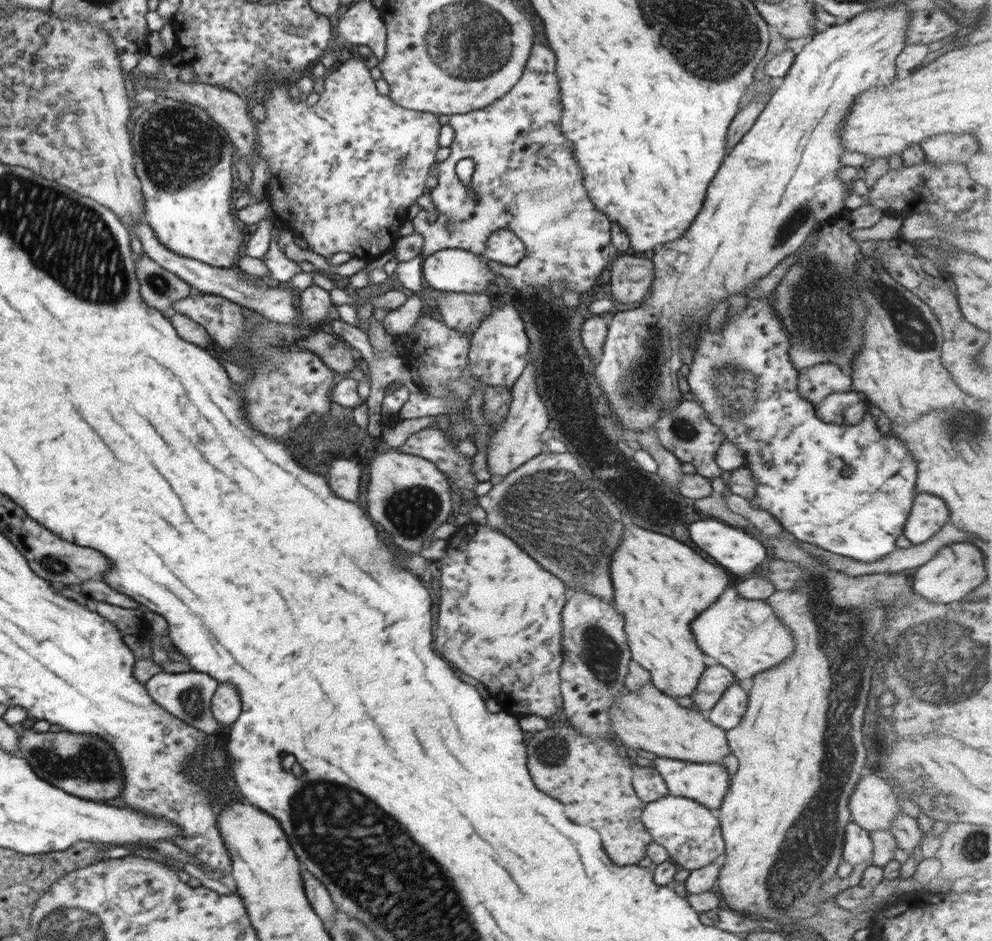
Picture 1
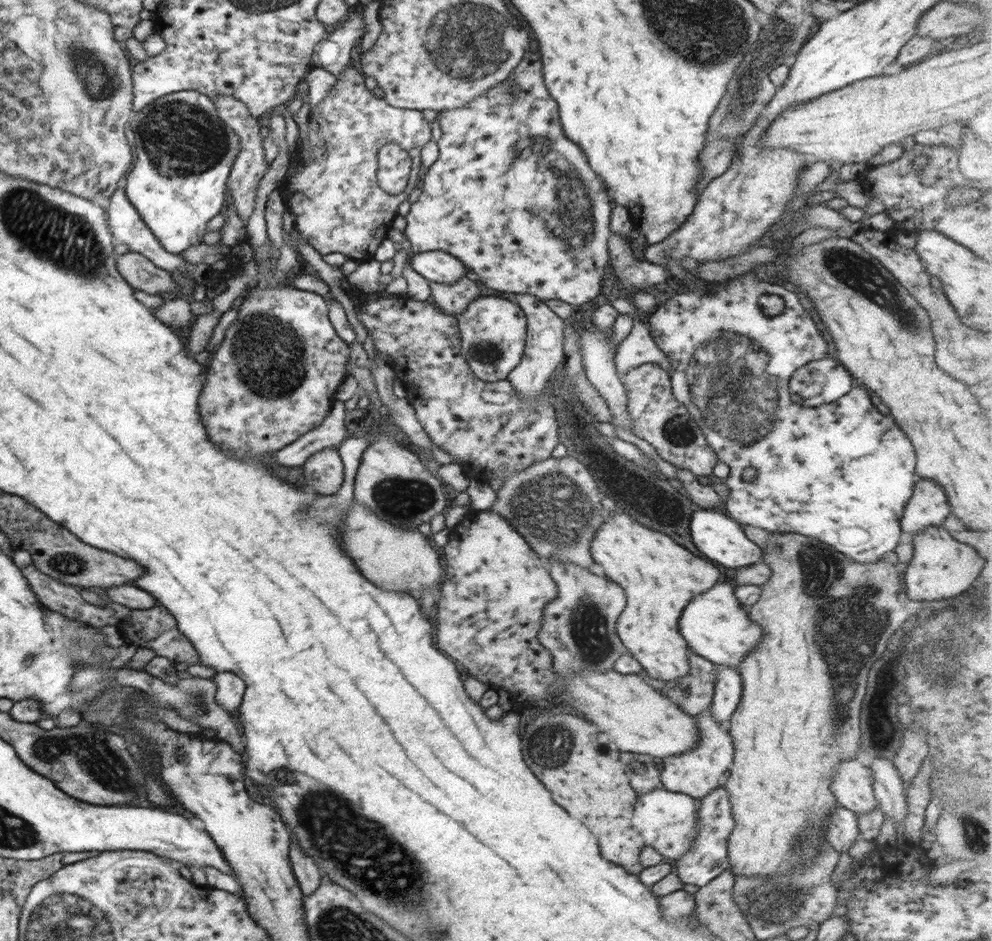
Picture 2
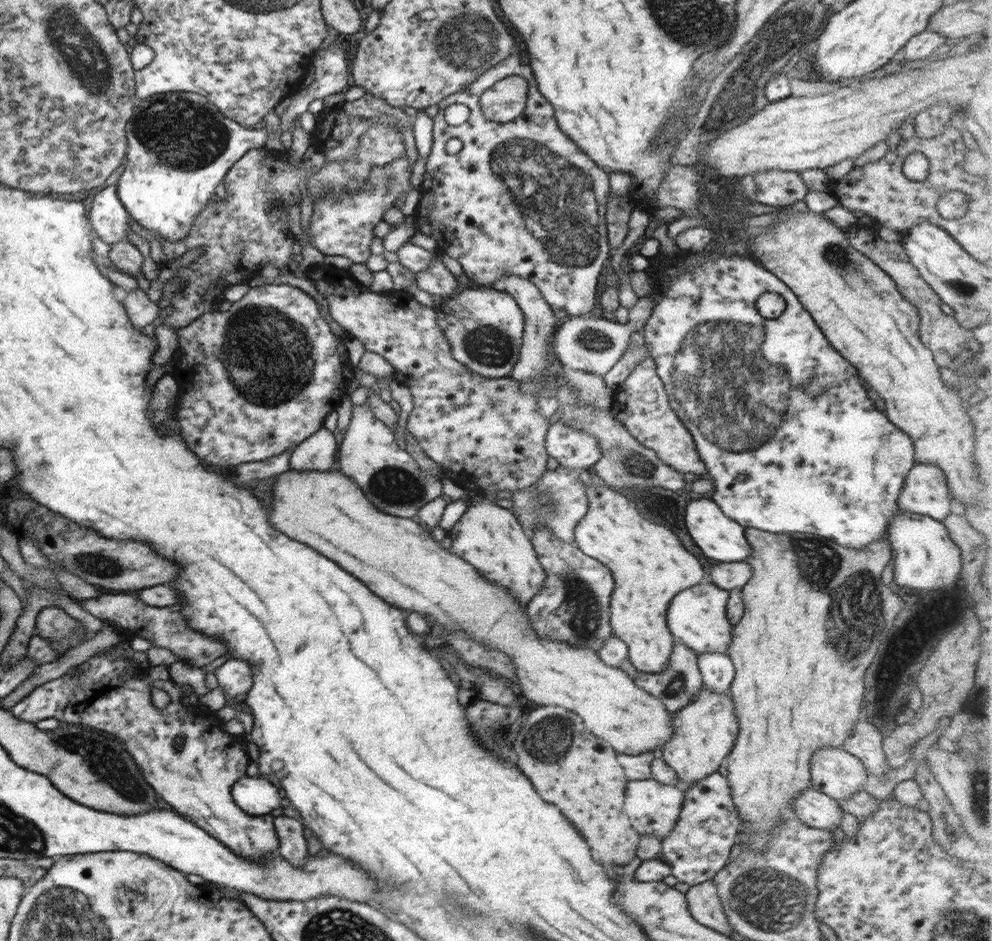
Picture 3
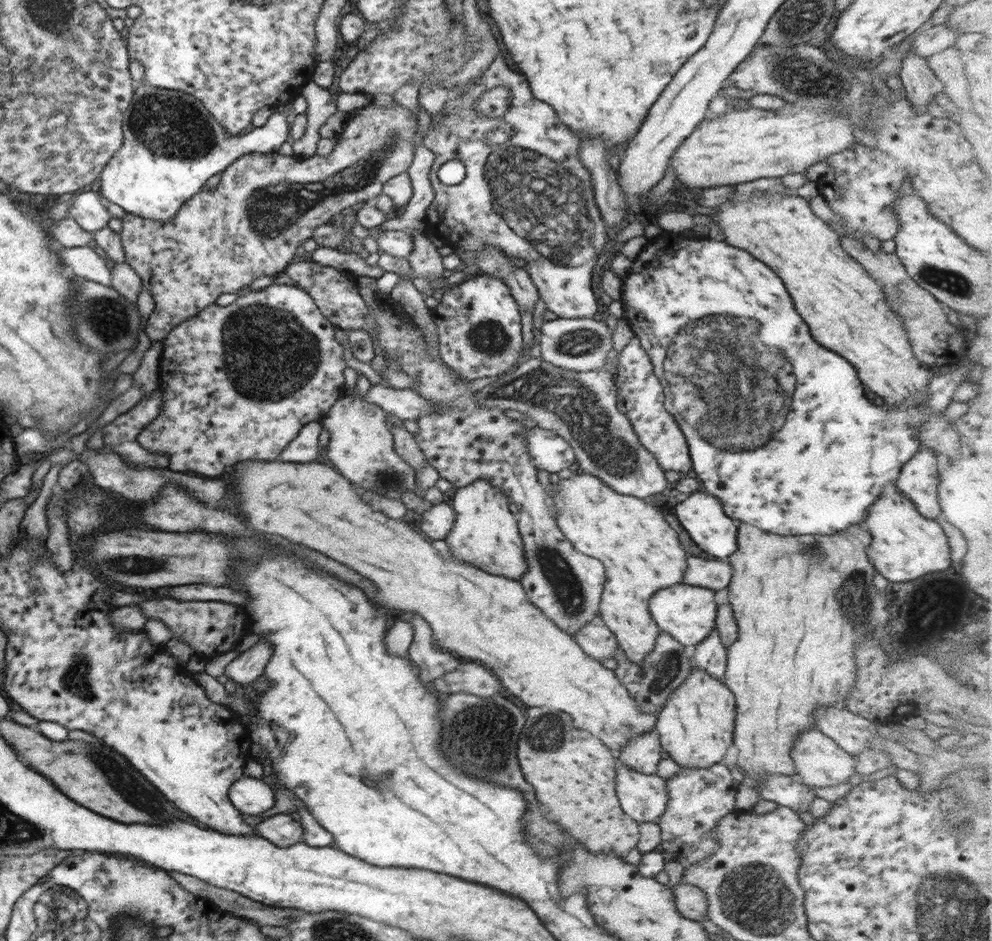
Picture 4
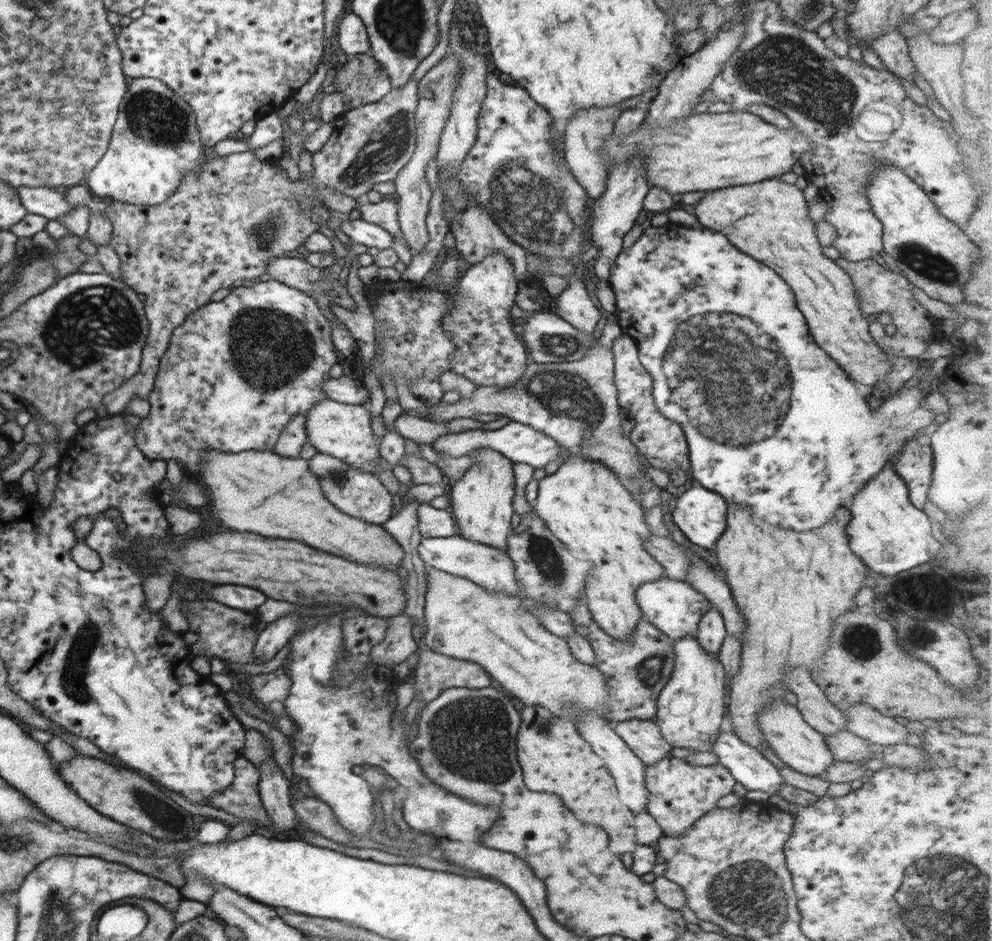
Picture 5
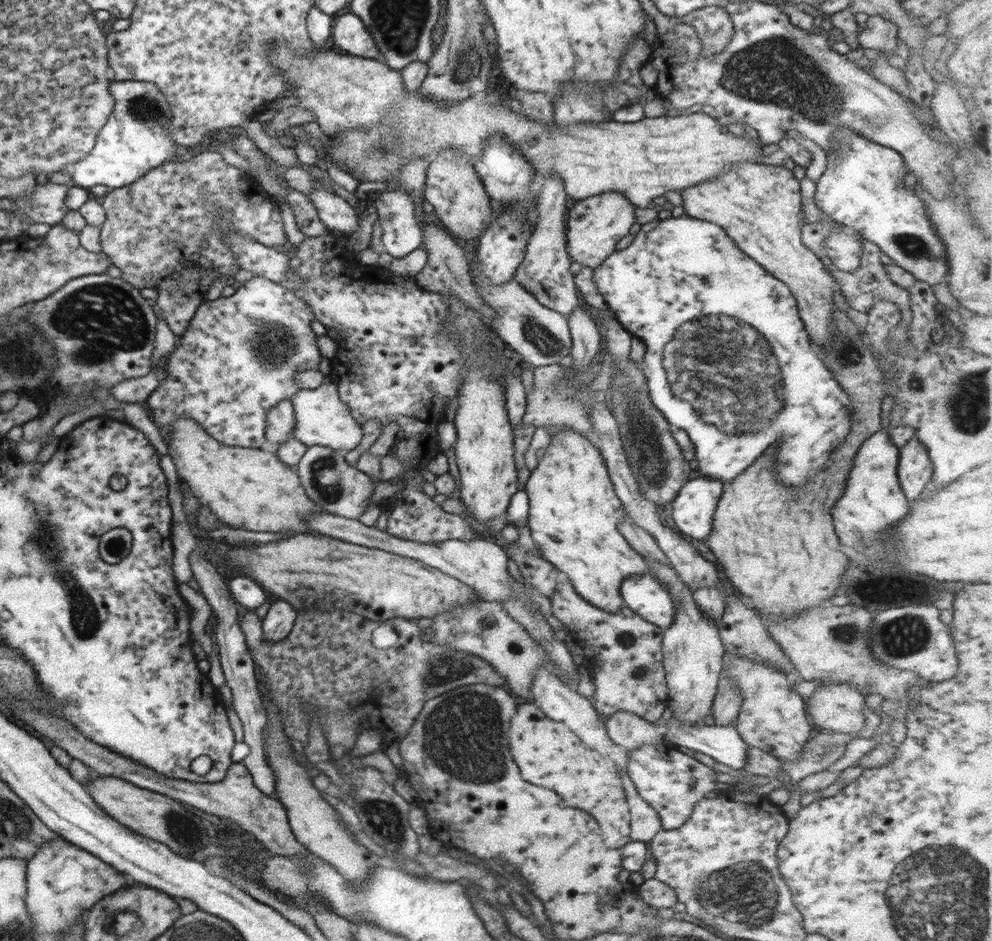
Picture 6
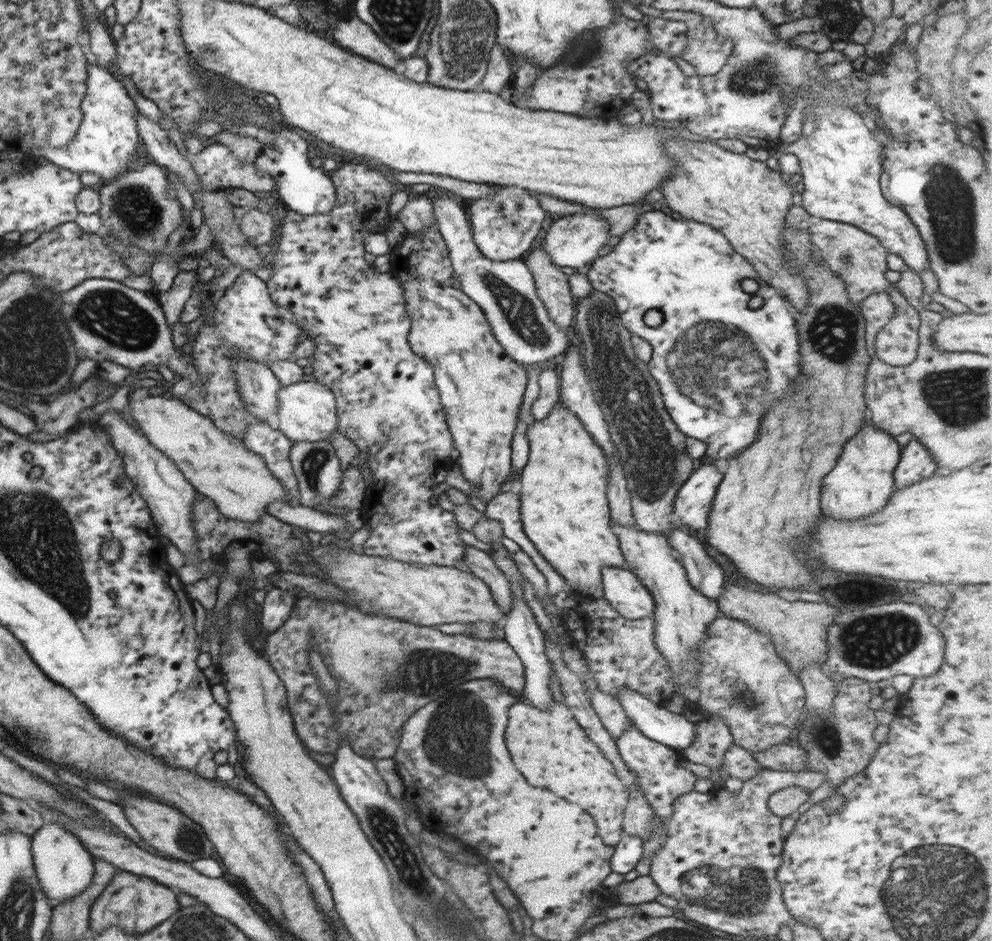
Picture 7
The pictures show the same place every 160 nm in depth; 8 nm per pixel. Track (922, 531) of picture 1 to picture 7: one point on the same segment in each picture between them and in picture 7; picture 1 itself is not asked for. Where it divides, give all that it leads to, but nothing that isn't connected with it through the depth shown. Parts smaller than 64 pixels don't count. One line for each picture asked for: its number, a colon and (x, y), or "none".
2: (927, 507)
3: (924, 492)
4: (918, 479)
5: (915, 463)
6: (915, 470)
7: (916, 462)

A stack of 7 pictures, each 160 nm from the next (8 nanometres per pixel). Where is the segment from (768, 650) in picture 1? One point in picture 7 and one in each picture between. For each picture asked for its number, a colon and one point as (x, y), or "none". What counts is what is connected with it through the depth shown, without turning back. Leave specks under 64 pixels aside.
2: (714, 624)
3: (697, 617)
4: (688, 613)
5: (673, 607)
6: (645, 595)
7: (622, 589)

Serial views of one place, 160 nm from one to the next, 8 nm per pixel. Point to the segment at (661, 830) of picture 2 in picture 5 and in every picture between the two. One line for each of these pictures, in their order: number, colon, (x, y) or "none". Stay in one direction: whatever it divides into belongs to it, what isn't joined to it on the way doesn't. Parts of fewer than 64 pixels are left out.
3: (653, 808)
4: (643, 796)
5: (627, 769)

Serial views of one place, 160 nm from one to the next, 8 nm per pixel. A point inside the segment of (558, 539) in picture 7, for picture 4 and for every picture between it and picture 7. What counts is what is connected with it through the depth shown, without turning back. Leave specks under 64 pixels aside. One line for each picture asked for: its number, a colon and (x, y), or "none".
4: (641, 554)
5: (584, 504)
6: (573, 509)

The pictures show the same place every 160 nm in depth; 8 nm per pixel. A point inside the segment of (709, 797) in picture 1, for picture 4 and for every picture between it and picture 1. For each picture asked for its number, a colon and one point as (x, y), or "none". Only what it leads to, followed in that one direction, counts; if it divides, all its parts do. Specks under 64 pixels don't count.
2: (696, 772)
3: (704, 731)
4: (696, 724)

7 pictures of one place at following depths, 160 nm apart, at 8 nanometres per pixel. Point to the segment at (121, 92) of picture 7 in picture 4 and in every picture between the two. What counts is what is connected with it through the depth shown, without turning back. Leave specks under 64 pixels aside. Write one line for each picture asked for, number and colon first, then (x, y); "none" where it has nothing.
4: (172, 145)
5: (155, 142)
6: (136, 138)

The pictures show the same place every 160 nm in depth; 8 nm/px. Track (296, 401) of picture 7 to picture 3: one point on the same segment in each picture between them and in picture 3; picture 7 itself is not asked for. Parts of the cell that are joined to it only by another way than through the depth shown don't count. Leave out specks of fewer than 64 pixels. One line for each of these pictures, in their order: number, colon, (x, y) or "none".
3: (368, 454)
4: (360, 446)
5: (344, 430)
6: (322, 419)

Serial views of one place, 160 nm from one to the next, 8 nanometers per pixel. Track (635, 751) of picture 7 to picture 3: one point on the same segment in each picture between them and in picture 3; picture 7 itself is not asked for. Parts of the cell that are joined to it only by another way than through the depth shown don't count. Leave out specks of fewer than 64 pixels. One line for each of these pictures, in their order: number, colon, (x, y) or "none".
3: (699, 846)
4: (698, 798)
5: (680, 793)
6: (672, 781)

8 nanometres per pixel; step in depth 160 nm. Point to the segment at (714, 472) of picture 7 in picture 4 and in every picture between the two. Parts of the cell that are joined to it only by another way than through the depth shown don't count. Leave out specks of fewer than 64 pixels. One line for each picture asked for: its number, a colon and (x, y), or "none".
4: (701, 514)
5: (701, 514)
6: (694, 506)

